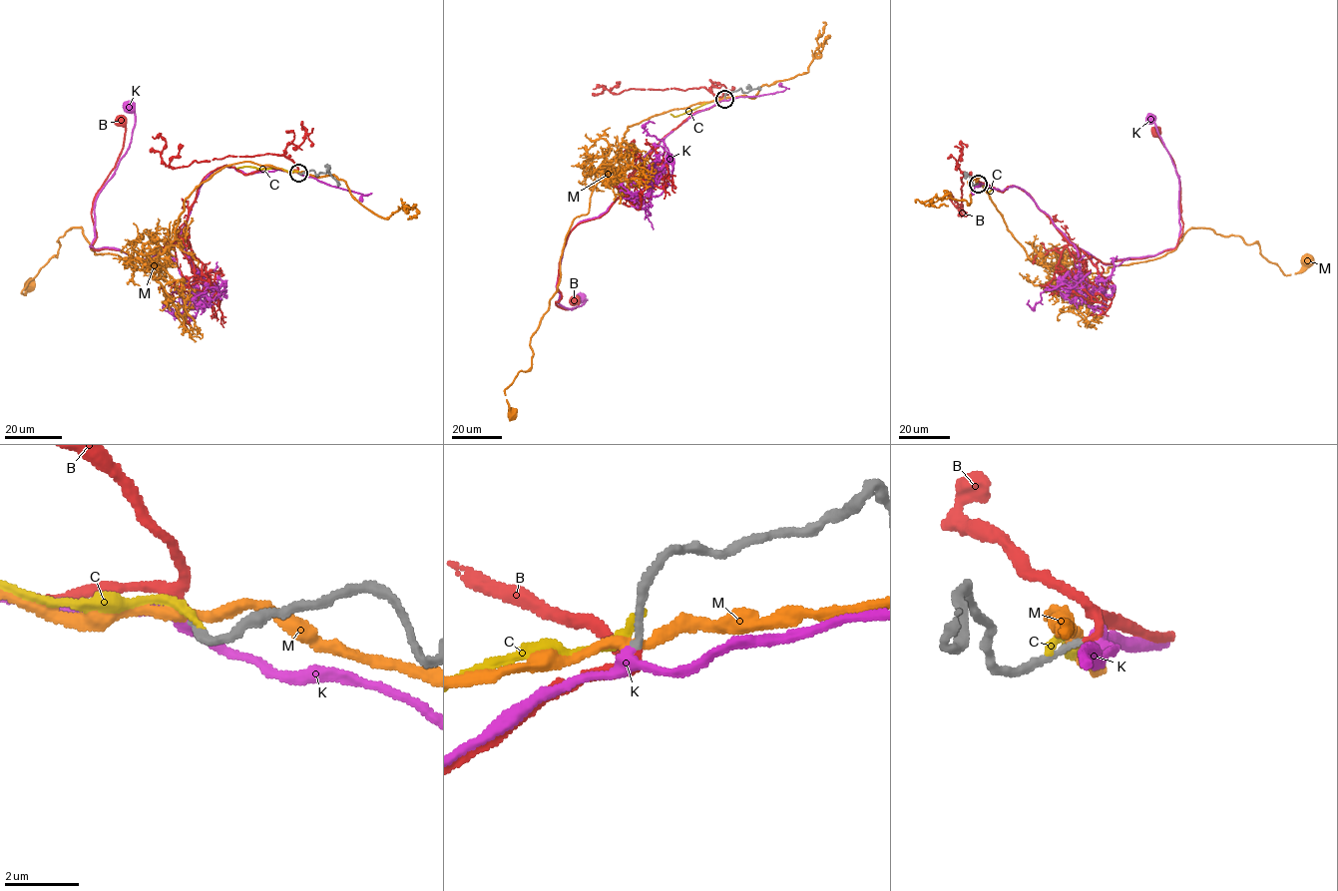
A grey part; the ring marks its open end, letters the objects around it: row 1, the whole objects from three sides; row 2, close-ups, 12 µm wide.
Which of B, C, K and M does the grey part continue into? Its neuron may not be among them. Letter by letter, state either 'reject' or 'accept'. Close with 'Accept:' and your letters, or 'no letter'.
B: reject
C: reject
K: accept
M: reject
Accept: K

